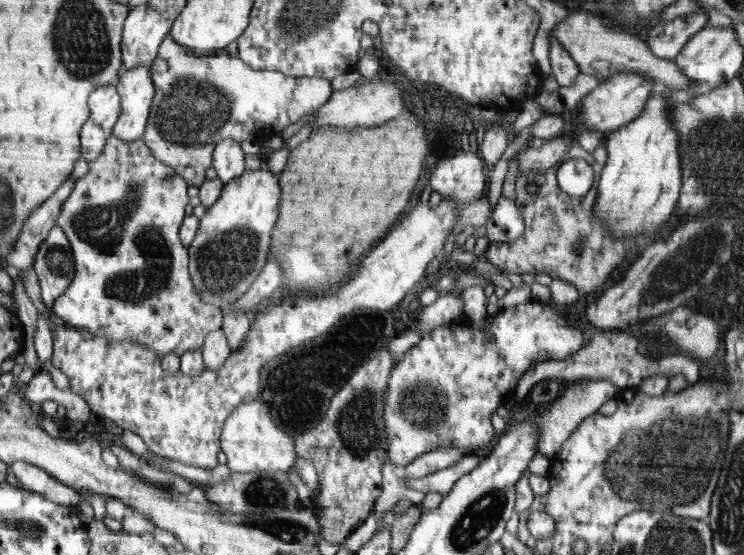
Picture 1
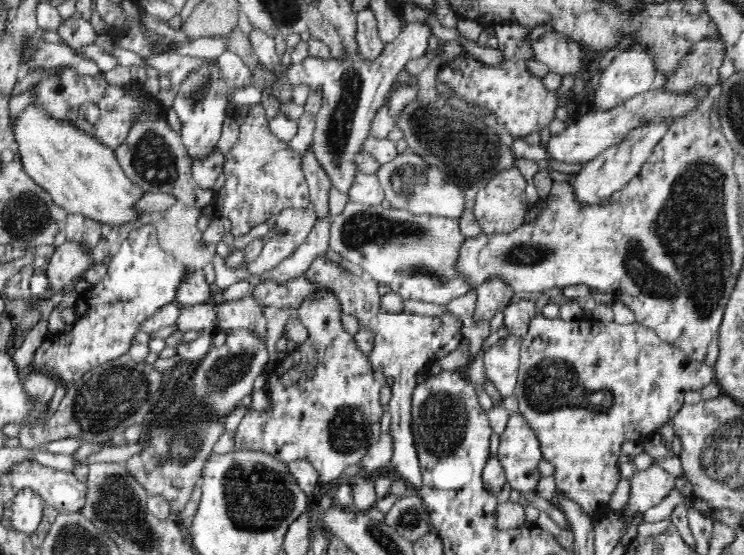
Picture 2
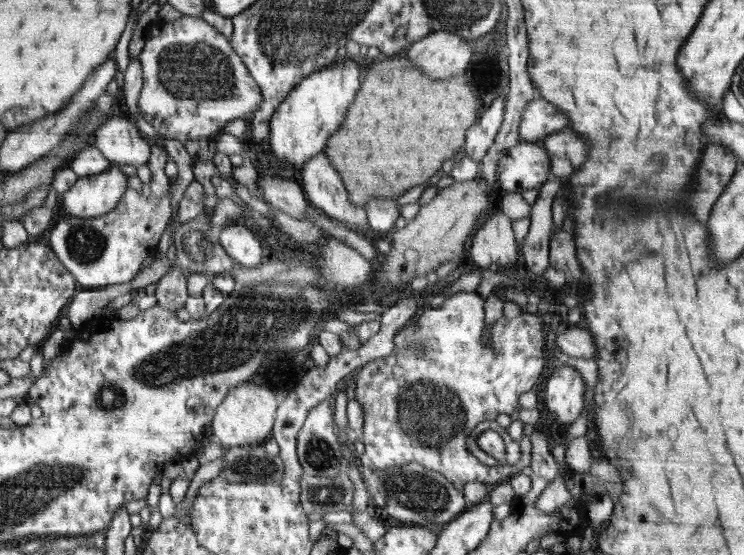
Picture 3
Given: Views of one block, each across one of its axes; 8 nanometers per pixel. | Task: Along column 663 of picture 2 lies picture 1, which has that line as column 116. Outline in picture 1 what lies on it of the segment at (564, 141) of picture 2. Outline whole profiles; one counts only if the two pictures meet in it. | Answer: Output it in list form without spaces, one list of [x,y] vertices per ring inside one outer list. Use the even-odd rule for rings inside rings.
[[[115,84],[100,86],[90,94],[89,103],[90,120],[106,132],[112,131],[122,113],[122,98],[120,98]]]

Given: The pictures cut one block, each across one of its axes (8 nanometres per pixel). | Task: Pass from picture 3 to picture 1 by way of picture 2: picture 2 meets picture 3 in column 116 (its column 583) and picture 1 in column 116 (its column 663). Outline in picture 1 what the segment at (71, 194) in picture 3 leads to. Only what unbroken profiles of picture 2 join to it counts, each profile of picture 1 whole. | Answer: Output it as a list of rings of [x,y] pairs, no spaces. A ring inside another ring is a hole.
[[[150,68],[124,70],[115,86],[122,98],[122,113],[112,131],[124,143],[138,141],[147,130],[155,98],[156,88]]]

